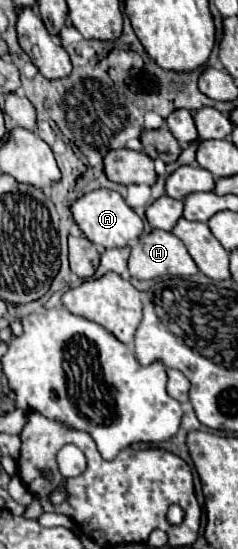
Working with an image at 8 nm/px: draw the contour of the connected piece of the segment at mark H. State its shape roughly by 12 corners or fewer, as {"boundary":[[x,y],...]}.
{"boundary":[[160,229],[132,247],[136,279],[198,273],[176,235]]}

